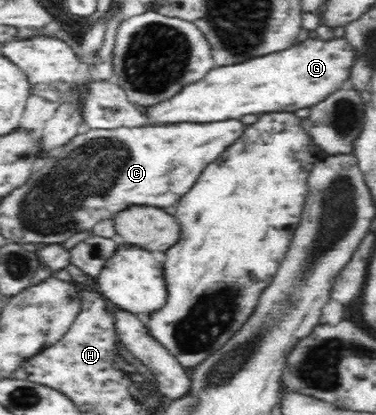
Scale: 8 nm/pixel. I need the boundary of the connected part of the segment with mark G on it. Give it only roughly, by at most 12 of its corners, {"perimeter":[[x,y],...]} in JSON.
{"perimeter":[[343,37],[216,67],[144,121],[175,126],[310,108],[343,87]]}

